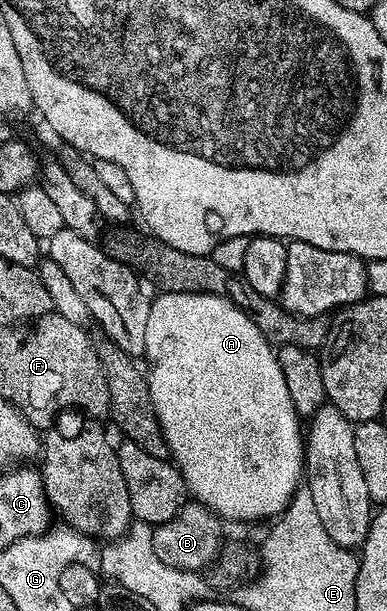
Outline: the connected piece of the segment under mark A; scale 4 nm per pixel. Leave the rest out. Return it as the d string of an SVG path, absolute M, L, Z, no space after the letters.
M159 292L150 303L148 311L148 331L144 331L146 351L144 361L150 364L148 368L148 384L150 398L158 416L160 427L164 431L164 439L170 448L173 464L178 466L182 478L186 481L187 490L193 500L199 505L217 513L219 518L230 521L262 521L265 517L277 518L286 512L286 504L294 498L294 492L304 481L306 467L306 442L304 440L304 425L300 420L296 407L292 403L292 395L288 395L288 383L284 379L282 365L278 361L275 346L260 331L253 316L233 305L226 296L211 293L164 293Z

